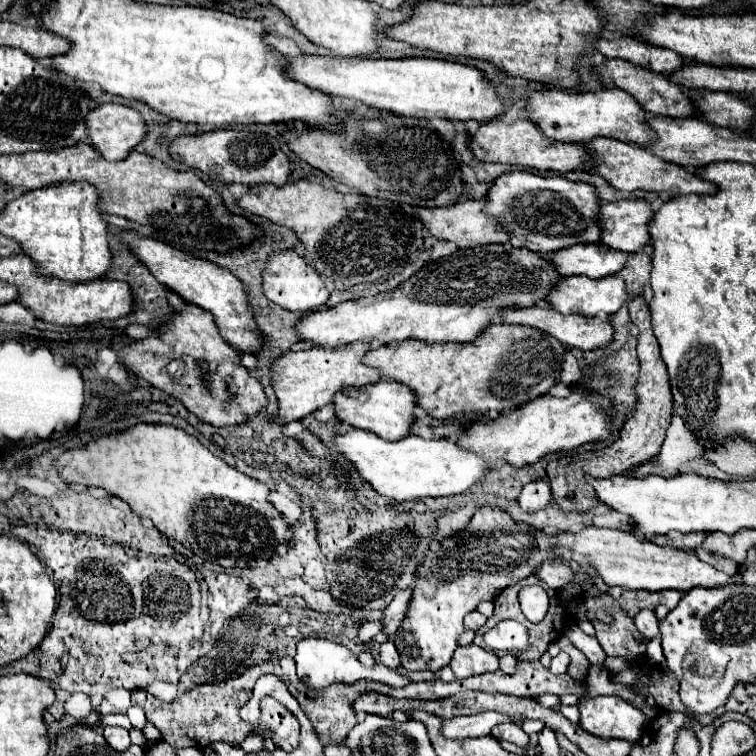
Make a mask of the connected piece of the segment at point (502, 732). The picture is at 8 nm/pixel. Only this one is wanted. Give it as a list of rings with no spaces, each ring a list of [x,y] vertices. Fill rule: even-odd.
[[[504,723],[504,725],[496,725],[492,729],[492,737],[496,739],[506,739],[518,747],[526,747],[528,745],[528,735],[522,731],[520,725],[516,723]]]

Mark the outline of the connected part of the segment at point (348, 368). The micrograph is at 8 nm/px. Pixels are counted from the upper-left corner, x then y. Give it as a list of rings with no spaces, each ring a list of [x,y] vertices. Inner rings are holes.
[[[356,341],[350,345],[324,349],[312,347],[306,351],[290,351],[272,363],[272,389],[278,399],[278,413],[274,415],[274,423],[290,423],[300,421],[302,417],[314,413],[322,405],[330,405],[332,397],[340,389],[358,389],[380,381],[380,373],[376,369],[366,367],[360,359],[370,349],[368,343]]]

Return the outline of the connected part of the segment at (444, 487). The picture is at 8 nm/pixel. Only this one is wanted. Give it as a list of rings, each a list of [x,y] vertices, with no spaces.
[[[348,429],[346,433],[336,435],[332,443],[356,467],[360,477],[376,489],[376,493],[394,501],[456,495],[490,473],[490,467],[478,455],[460,449],[450,439],[422,439],[410,435],[400,441],[386,441],[370,431]]]

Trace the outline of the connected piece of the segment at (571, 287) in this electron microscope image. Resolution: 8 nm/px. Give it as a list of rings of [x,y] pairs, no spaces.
[[[572,275],[572,277],[560,277],[560,281],[556,281],[556,289],[552,289],[552,293],[548,293],[546,303],[560,311],[560,313],[578,313],[578,315],[612,315],[620,309],[620,305],[624,305],[628,293],[624,289],[624,281],[616,275],[612,277],[604,277],[604,279],[588,279],[584,275]]]

